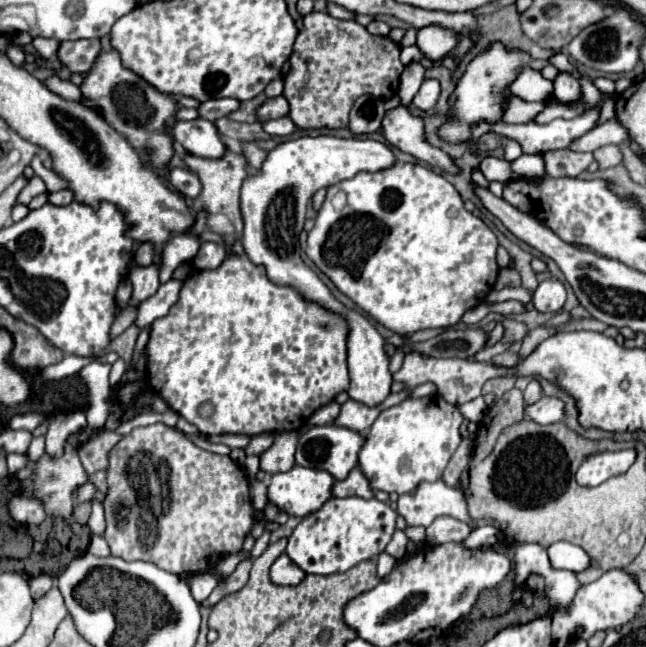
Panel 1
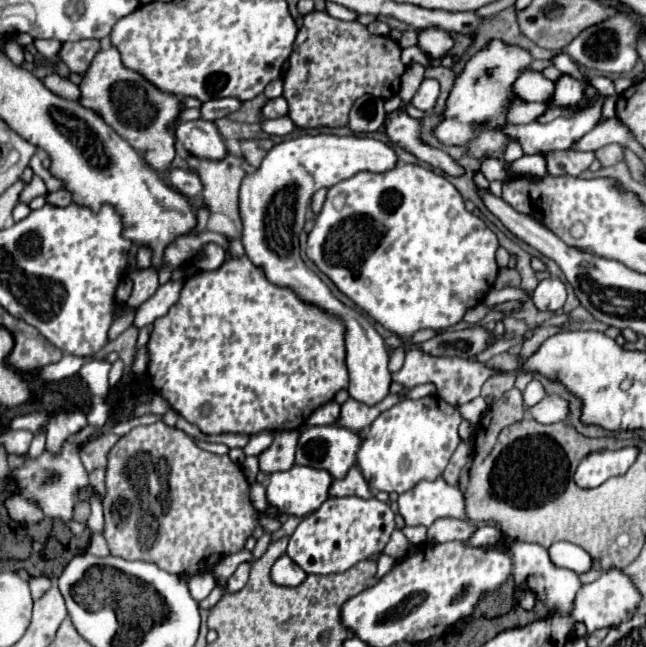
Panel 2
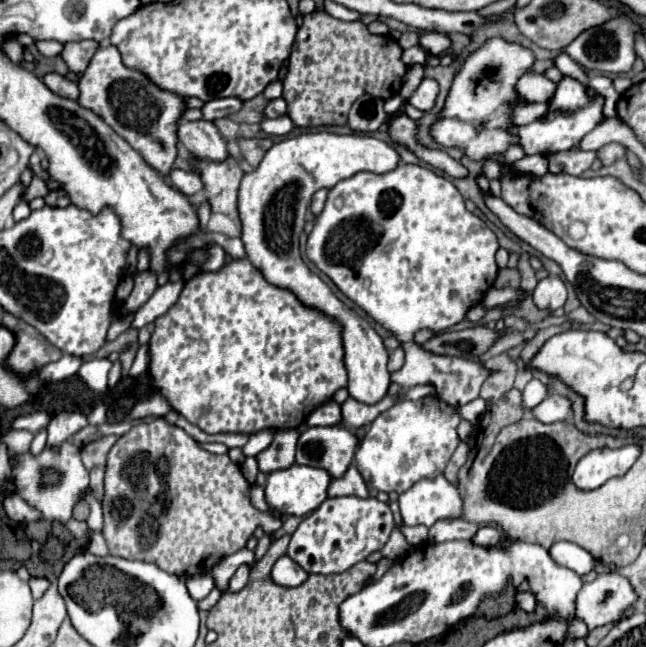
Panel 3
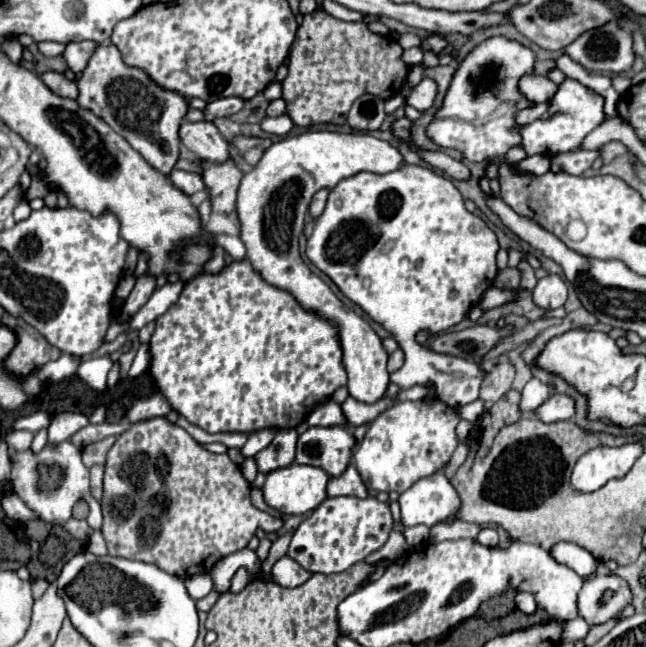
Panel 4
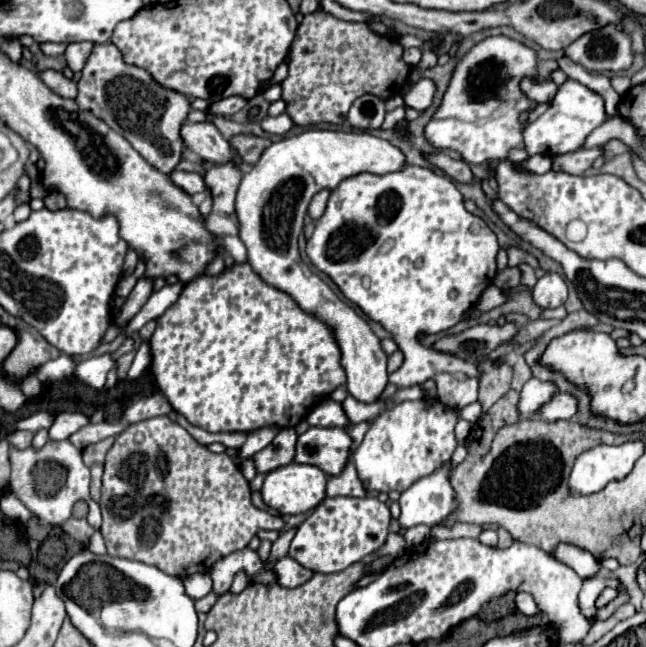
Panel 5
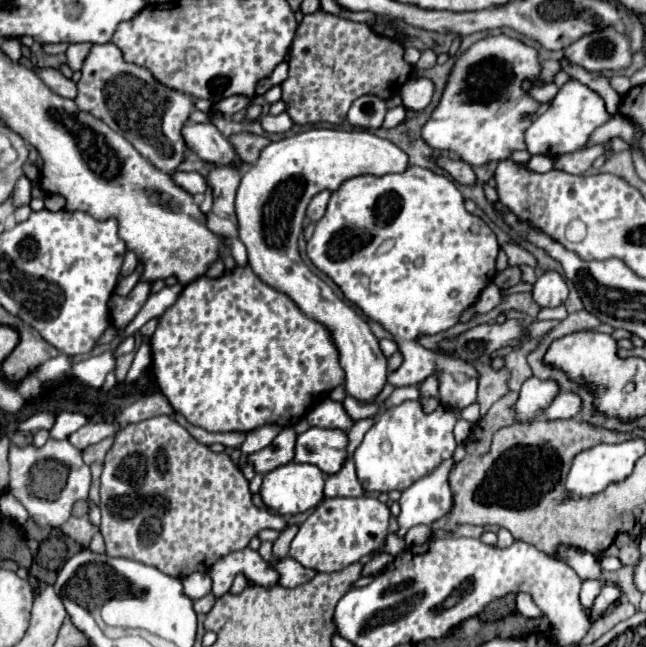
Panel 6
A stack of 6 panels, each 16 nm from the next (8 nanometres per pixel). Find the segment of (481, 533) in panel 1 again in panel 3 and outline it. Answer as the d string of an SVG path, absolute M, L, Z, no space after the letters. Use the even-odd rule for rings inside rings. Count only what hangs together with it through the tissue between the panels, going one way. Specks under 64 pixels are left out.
M482 526L478 530L478 534L472 538L472 542L480 544L480 546L494 546L494 540L500 540L500 536L494 528L488 528L488 526Z

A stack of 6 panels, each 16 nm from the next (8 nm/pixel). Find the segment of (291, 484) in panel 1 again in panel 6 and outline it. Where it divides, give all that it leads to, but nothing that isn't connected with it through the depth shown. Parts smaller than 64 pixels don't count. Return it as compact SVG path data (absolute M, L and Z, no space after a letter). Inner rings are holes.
M288 462L284 466L278 466L264 474L260 486L260 498L268 510L280 516L296 516L300 512L306 512L324 498L324 472L320 472L320 468L316 468L314 464Z

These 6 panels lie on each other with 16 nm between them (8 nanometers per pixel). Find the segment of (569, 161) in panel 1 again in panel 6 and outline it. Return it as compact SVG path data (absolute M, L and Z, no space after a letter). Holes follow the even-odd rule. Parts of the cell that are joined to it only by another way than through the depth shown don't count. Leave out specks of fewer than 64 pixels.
M596 144L596 146L580 150L580 152L556 158L554 168L560 168L560 170L564 170L568 174L584 174L592 166L592 162L598 156L602 156L604 152L606 152L606 144Z

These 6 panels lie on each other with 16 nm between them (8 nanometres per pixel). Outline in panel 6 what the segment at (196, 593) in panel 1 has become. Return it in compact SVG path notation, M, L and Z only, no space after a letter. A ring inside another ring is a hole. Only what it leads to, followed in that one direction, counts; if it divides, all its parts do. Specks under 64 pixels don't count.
M194 572L182 580L182 586L184 586L184 596L188 596L190 600L198 600L210 592L212 582L210 582L208 574Z

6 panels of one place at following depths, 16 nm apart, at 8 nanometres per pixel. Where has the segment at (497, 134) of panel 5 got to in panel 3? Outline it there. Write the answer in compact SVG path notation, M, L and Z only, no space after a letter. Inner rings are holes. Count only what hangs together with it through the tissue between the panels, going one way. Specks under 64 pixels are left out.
M490 38L486 40L480 48L476 48L460 66L460 70L454 76L454 82L450 86L450 92L444 100L444 108L438 112L438 120L430 126L430 136L446 148L460 148L470 160L476 162L484 162L488 158L494 156L504 156L504 152L512 146L518 144L520 138L514 132L508 132L514 122L512 122L512 112L516 106L526 106L528 102L516 92L516 82L522 74L532 72L532 64L534 64L534 54L516 44L516 42L508 42L504 38Z

